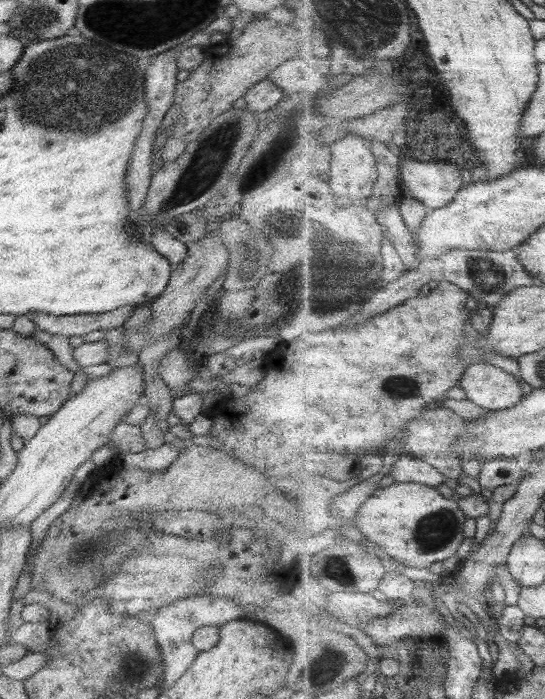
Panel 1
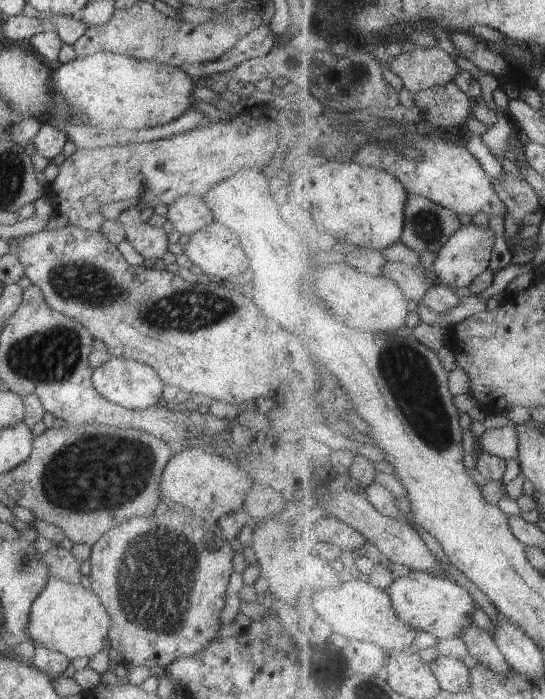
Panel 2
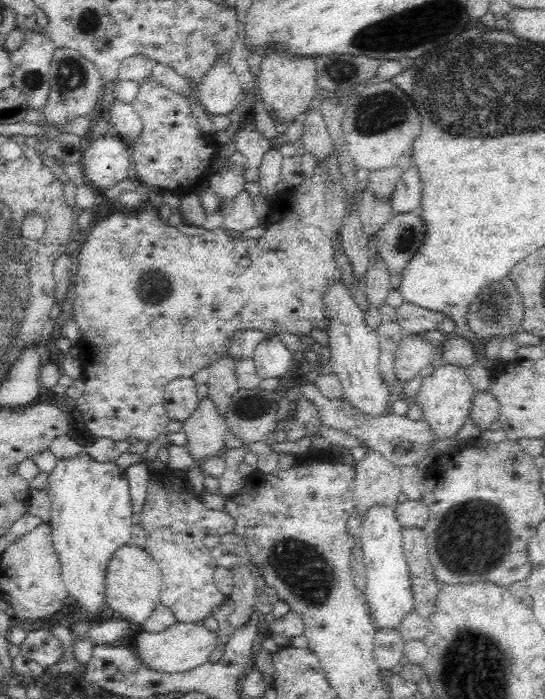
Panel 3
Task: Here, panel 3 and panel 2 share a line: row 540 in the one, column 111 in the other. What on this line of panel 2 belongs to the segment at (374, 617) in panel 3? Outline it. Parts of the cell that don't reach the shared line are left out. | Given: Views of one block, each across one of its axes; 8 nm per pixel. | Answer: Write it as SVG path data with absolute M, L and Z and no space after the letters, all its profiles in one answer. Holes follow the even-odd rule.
M113 357L108 362L101 364L99 368L93 369L91 384L93 384L95 392L109 403L135 410L157 405L161 400L162 389L164 388L153 368L141 362L122 357Z

